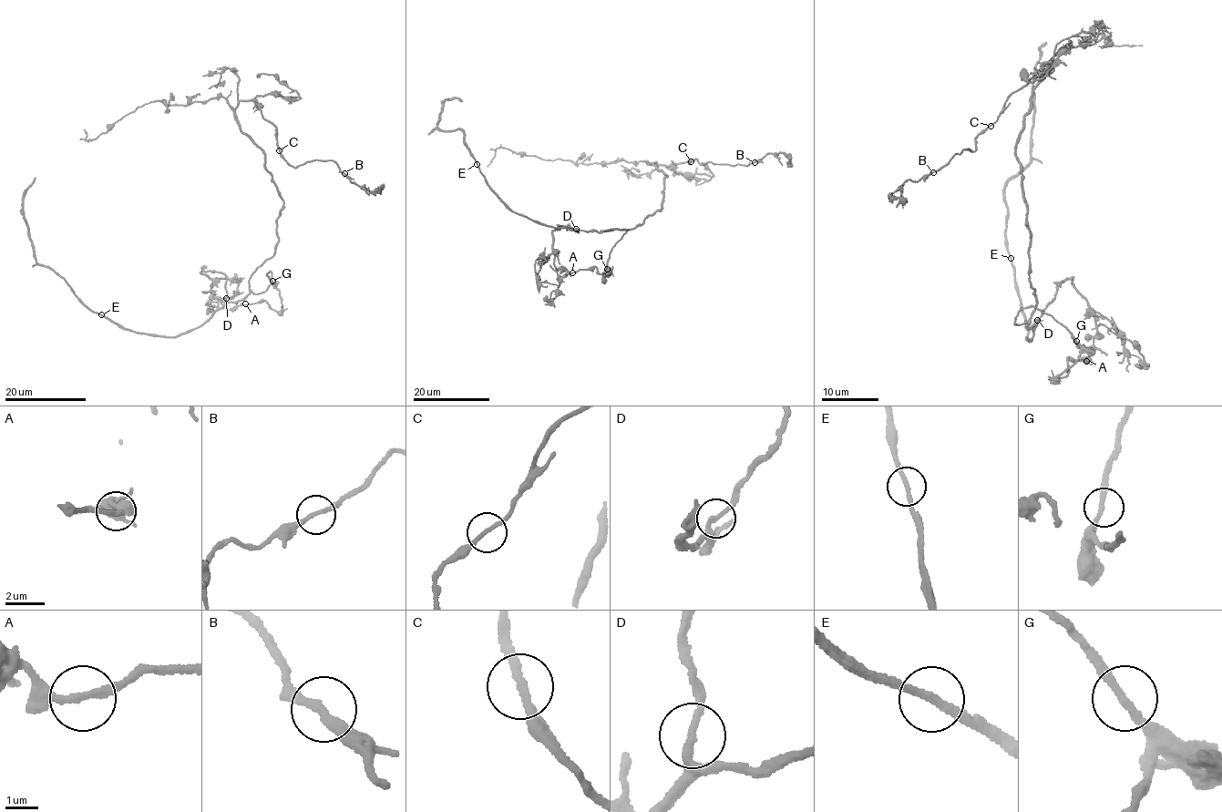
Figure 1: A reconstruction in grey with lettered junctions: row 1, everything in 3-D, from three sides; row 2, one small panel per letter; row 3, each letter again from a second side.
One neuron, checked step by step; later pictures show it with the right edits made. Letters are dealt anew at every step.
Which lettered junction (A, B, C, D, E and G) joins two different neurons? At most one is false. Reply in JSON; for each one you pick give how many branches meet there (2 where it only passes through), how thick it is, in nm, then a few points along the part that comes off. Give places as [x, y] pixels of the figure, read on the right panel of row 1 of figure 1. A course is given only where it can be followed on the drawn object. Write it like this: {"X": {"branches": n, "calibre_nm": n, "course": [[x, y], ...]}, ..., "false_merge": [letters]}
{"false_merge": []}

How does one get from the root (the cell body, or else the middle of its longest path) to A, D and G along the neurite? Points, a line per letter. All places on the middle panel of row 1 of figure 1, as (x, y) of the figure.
A: (636, 227), (600, 231), (627, 230), (609, 258), (608, 276), (610, 272), (596, 268), (572, 272)
D: (636, 227), (601, 231), (600, 233), (576, 230)
G: (636, 227), (600, 231), (617, 228), (627, 230), (613, 247), (607, 269)

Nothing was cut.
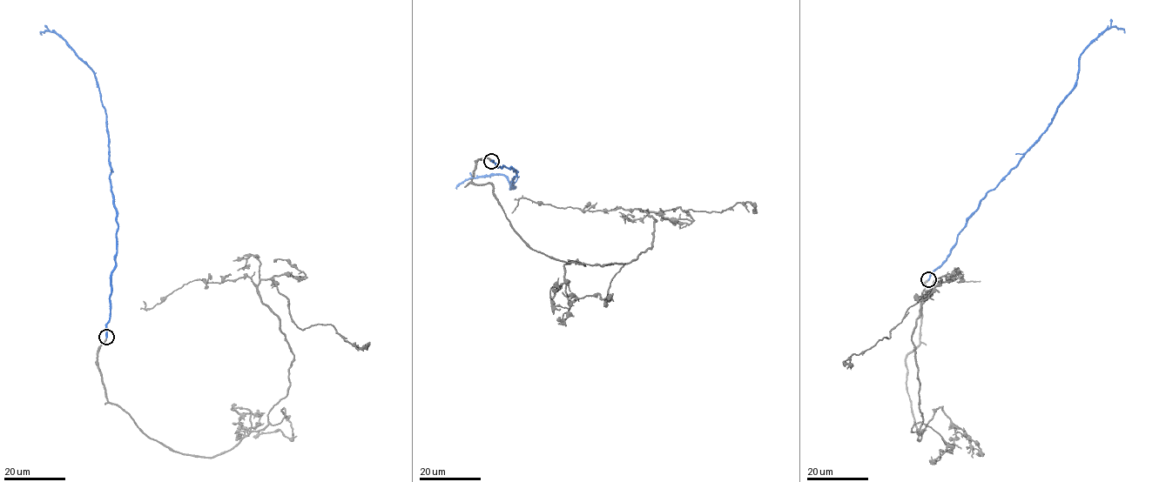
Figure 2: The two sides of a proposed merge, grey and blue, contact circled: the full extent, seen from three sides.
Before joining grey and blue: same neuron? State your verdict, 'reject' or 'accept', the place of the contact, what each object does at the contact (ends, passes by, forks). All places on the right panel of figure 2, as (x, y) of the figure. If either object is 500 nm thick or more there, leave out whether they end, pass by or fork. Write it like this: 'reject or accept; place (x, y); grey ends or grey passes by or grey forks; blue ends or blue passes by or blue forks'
accept; place (928, 279); grey ends; blue ends

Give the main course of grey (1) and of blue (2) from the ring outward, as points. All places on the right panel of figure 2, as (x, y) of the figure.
1: (928, 279), (919, 342), (906, 358), (920, 439), (912, 332), (930, 289), (888, 338), (844, 362), (852, 364)
2: (928, 279), (946, 259), (966, 218), (1051, 122), (1057, 106), (1076, 81), (1084, 50), (1113, 26), (1124, 33)

